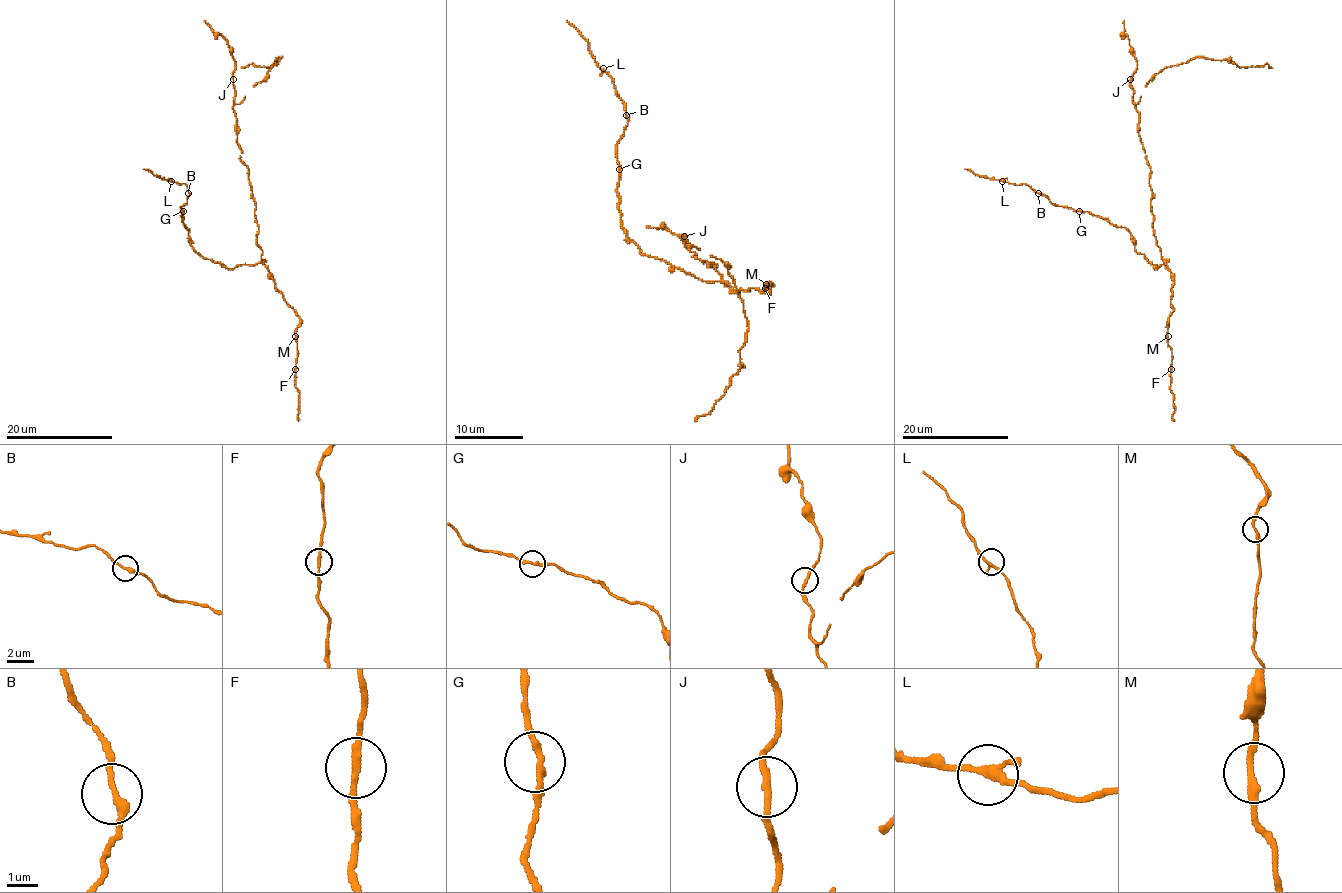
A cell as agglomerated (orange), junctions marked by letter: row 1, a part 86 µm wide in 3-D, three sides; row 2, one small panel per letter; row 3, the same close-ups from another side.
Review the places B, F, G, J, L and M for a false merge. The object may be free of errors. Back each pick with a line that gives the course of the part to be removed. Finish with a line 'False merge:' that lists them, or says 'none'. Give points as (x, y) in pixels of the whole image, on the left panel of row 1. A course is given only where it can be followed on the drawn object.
False merge: none

